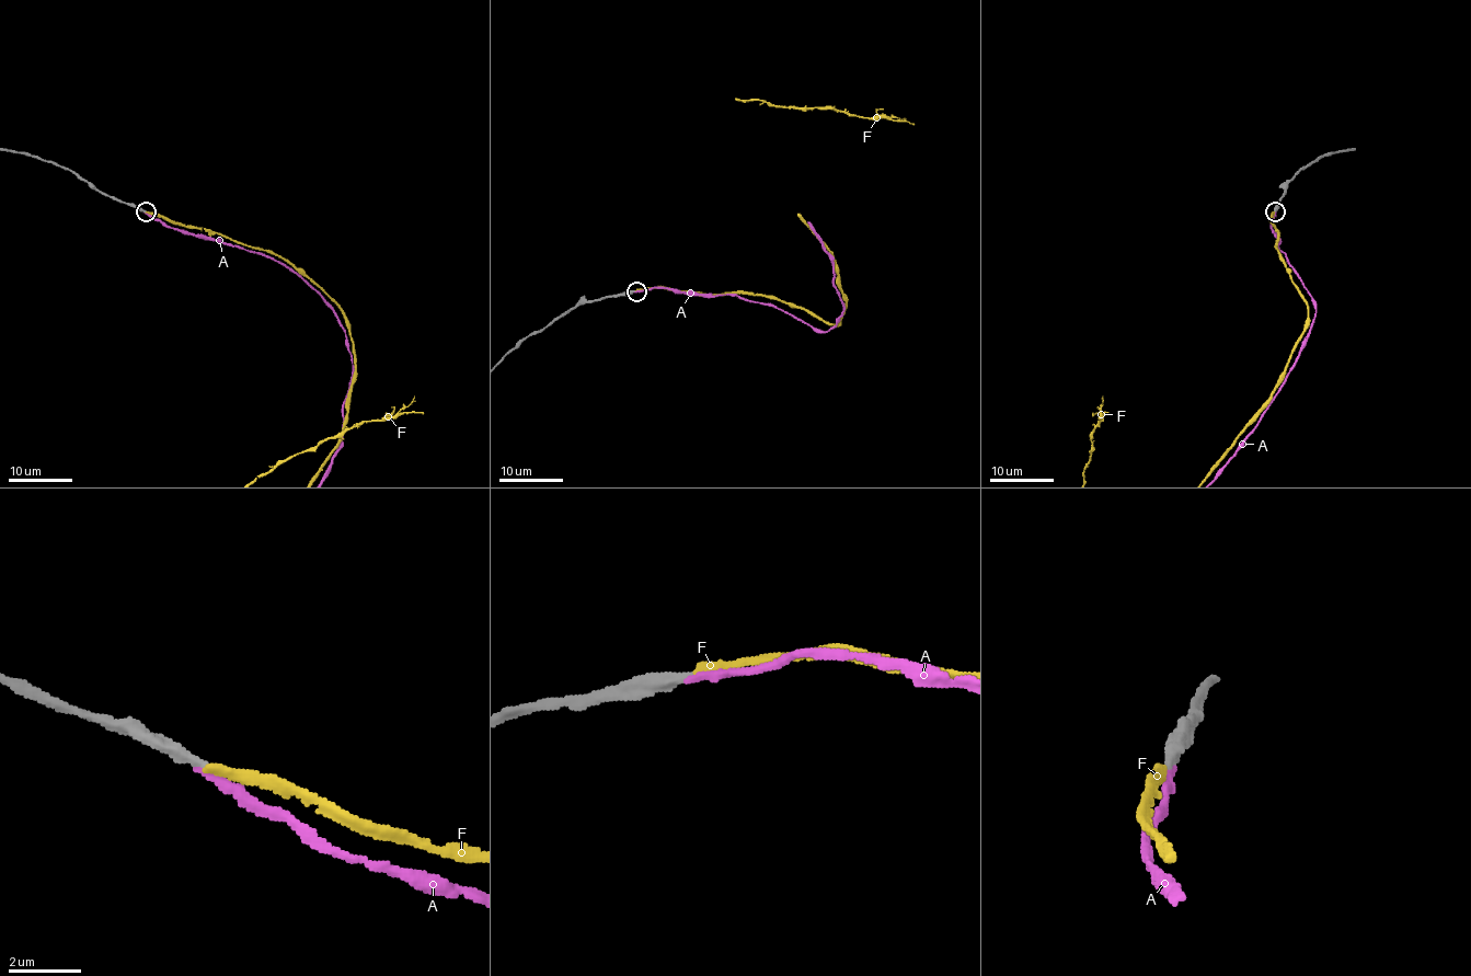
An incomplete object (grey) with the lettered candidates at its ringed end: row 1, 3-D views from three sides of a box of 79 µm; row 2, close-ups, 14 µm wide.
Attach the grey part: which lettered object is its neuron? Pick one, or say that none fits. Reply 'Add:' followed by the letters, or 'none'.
Add: A

